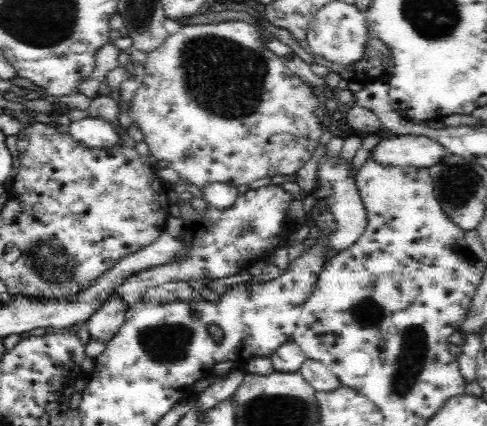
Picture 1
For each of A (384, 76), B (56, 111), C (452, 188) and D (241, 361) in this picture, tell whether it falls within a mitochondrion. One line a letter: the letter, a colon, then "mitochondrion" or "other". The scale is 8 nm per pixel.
A: other
B: other
C: mitochondrion
D: other

